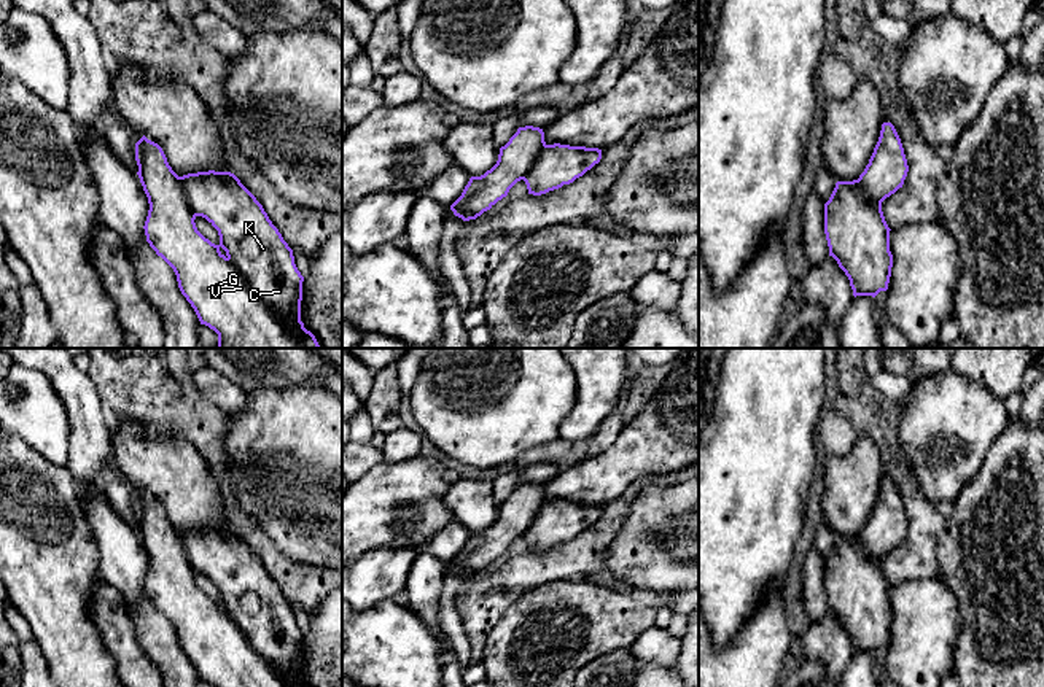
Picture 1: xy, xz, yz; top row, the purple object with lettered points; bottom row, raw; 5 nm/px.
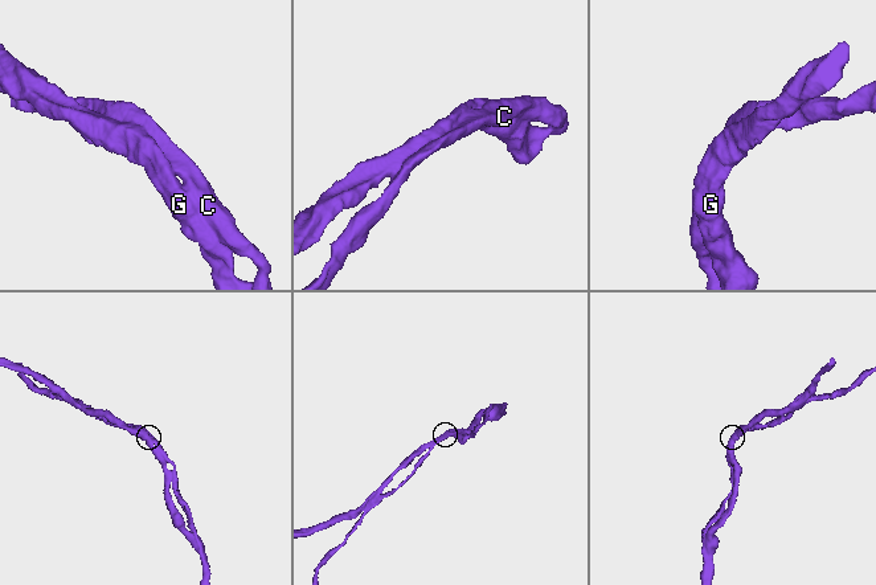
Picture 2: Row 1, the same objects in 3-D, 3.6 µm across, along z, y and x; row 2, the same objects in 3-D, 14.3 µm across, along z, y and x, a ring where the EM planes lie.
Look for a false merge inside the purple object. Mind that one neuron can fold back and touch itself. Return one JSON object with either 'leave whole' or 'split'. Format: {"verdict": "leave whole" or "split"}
{"verdict": "leave whole"}

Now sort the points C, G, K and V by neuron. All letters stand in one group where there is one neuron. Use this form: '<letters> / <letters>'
C G K V

